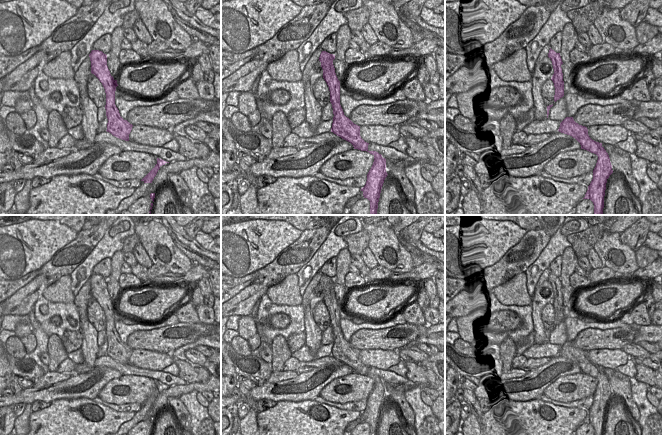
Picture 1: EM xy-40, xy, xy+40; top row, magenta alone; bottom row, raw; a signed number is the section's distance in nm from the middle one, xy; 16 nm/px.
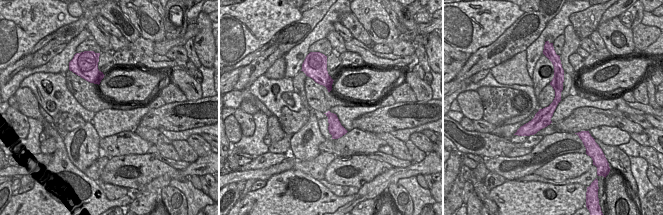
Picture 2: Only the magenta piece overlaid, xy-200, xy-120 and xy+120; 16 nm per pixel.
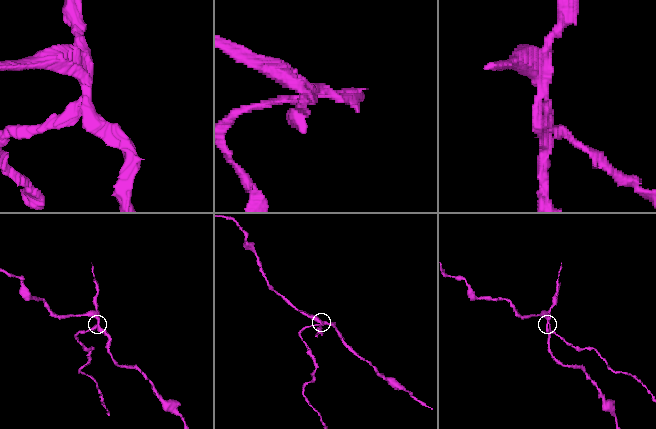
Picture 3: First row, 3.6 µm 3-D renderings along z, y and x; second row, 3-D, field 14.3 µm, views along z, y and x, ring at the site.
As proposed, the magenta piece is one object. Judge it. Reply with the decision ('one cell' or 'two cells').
two cells

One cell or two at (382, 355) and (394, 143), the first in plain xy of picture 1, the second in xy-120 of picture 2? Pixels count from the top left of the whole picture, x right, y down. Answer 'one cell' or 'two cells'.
two cells

